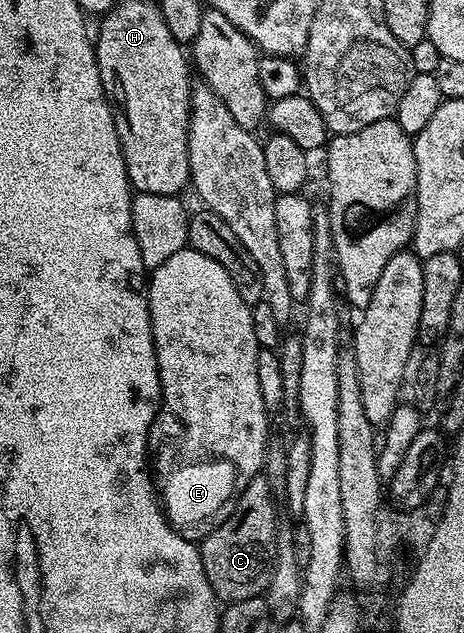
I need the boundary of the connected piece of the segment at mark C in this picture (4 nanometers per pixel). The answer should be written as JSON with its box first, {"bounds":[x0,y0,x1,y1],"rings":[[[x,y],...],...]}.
{"bounds":[199,473,278,603],"rings":[[[263,473],[255,474],[239,491],[224,521],[203,535],[204,542],[199,543],[202,568],[206,568],[206,580],[221,603],[259,598],[267,591],[276,556],[276,506],[278,510],[272,483]]]}

